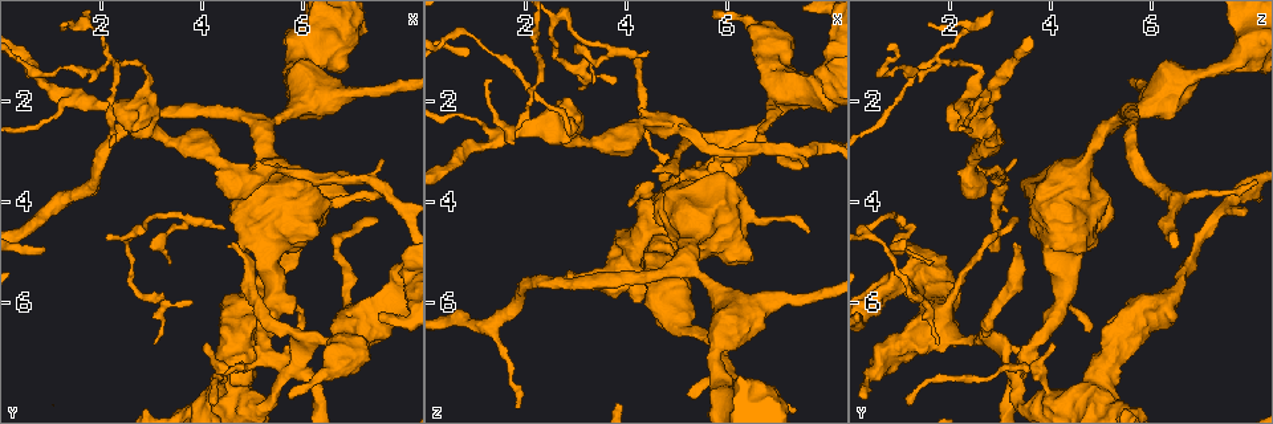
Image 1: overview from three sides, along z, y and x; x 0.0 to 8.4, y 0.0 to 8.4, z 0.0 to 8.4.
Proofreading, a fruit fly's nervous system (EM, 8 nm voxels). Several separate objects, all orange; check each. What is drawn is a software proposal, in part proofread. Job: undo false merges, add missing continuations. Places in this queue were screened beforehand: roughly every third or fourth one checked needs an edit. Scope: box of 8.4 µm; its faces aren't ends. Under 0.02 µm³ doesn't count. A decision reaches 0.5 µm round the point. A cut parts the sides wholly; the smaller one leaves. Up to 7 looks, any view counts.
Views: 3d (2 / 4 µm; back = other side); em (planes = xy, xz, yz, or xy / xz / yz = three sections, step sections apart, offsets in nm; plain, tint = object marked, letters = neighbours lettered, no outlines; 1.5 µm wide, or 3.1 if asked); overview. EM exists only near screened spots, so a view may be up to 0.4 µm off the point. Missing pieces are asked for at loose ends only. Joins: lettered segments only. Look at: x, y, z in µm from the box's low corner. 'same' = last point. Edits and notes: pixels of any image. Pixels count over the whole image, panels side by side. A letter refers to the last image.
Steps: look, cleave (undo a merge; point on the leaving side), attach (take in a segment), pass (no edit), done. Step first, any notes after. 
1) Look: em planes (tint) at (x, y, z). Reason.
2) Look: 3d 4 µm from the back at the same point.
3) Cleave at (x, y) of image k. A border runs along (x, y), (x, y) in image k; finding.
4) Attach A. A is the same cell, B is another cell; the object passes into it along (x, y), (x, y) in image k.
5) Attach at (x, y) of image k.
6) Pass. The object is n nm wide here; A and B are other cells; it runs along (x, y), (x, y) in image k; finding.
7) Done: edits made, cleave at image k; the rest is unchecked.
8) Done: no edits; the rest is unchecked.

Look: em planes (plain) at (4.40, 4.60, 1.05). Branch stops here.

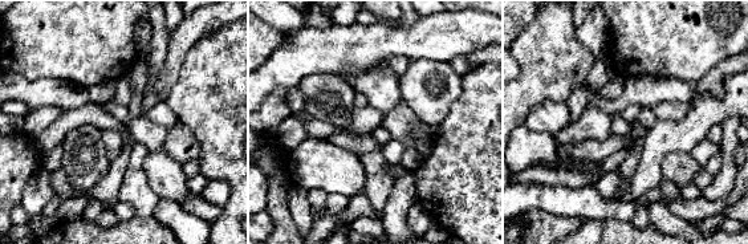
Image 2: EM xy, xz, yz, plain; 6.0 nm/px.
Look: em planes (letters) at the same point.

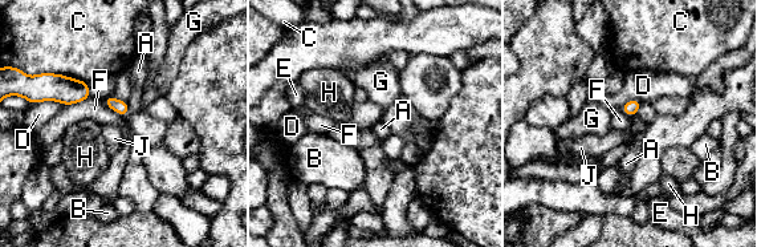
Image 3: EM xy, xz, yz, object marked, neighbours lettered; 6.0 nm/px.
Pass. A, B, C, D, E, F, G, H and J are other cells; a border runs along (90, 96), (65, 105) in image 3; none of them fits.

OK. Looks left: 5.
Look: 3d 4 µm at (7.05, 6.25, 1.85). Thin arm on a thick one.

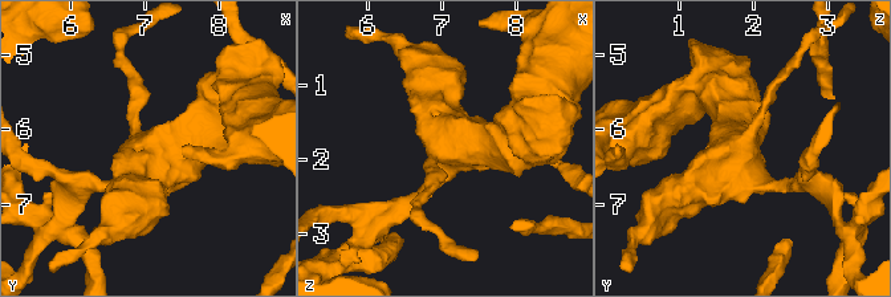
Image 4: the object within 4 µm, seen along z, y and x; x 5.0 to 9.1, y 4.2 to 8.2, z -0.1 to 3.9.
Look: em xz step 8 (tint) at (7.05, 6.20, 1.85).

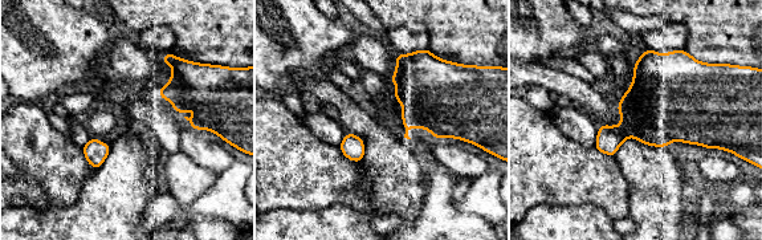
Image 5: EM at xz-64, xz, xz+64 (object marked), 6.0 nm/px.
Look: em planes (letters) at the same point.

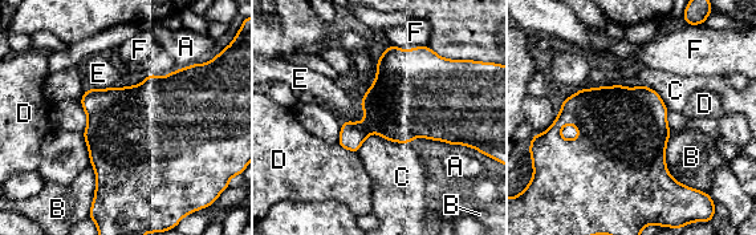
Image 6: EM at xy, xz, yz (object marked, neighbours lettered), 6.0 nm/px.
Pass. A, B, C, D, E and F are other cells; a border runs along (360, 102), (364, 118), (342, 121) in image 6; continuous, no second neuron.

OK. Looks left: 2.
Look: em planes (tint) at (2.25, 1.20, 1.95). Sharp bend.

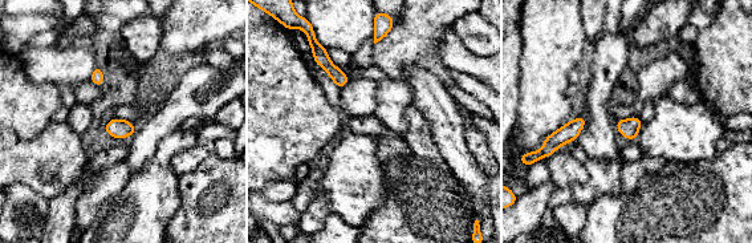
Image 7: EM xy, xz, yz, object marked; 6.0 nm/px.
Look: em planes (letters) at the same point. See the neighbours.

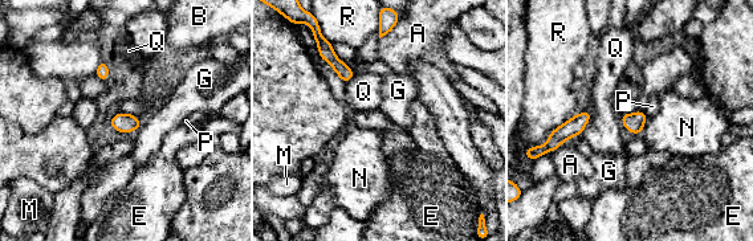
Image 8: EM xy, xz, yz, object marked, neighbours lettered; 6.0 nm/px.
Pass. A, B, E, G, M, N, P, Q and R are other cells; one neuron here.

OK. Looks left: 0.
Done: no edits; the rest is unchecked.

